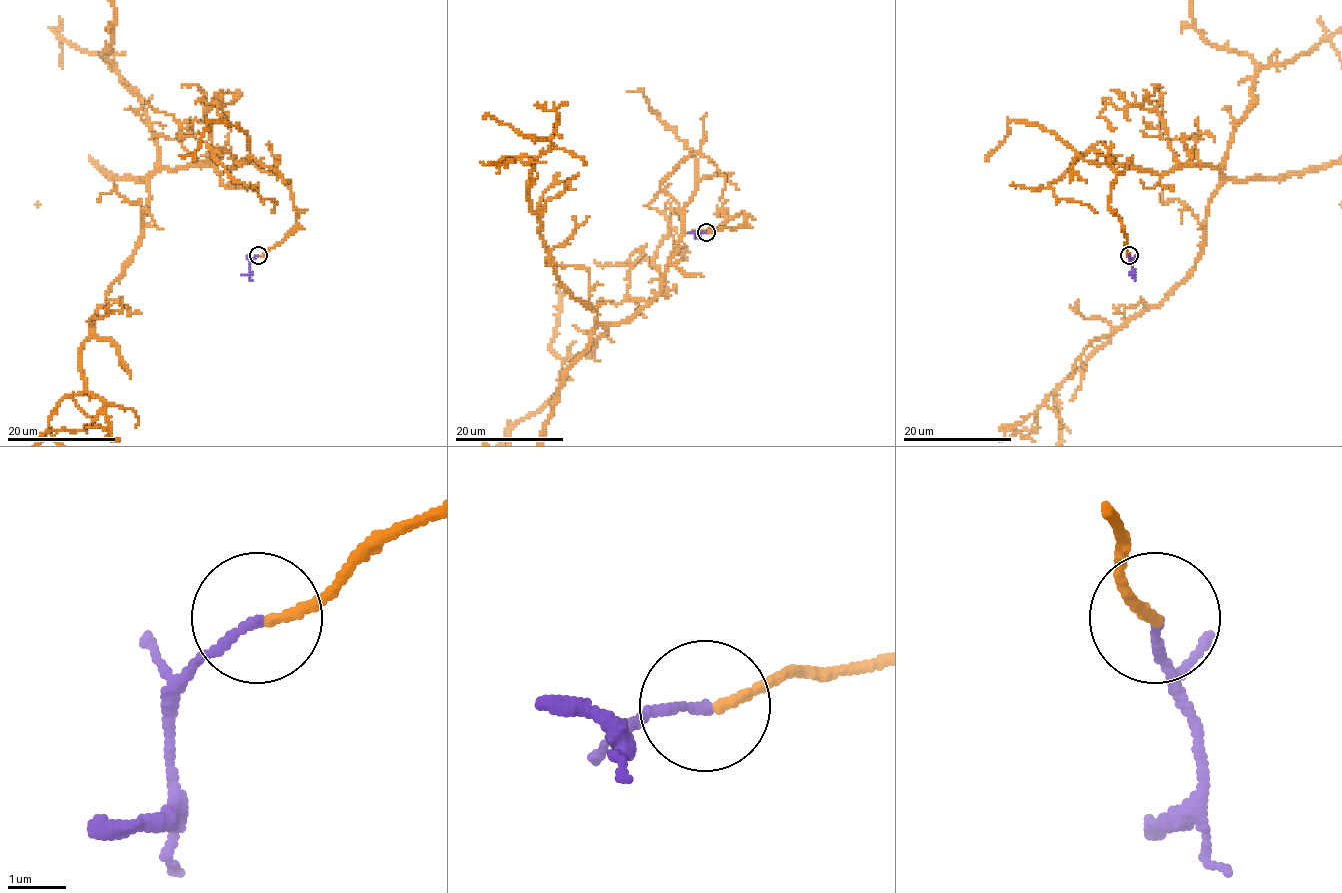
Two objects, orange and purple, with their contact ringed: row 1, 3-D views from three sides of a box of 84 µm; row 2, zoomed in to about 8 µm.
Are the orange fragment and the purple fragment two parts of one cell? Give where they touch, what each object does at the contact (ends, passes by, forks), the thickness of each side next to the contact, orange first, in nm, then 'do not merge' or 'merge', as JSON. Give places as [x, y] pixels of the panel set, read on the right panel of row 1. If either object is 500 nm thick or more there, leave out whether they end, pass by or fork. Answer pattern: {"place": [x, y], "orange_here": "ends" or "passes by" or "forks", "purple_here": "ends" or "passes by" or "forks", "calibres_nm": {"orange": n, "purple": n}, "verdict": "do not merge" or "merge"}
{"place": [1129, 255], "orange_here": "ends", "purple_here": "ends", "calibres_nm": {"orange": 150, "purple": 150}, "verdict": "merge"}

